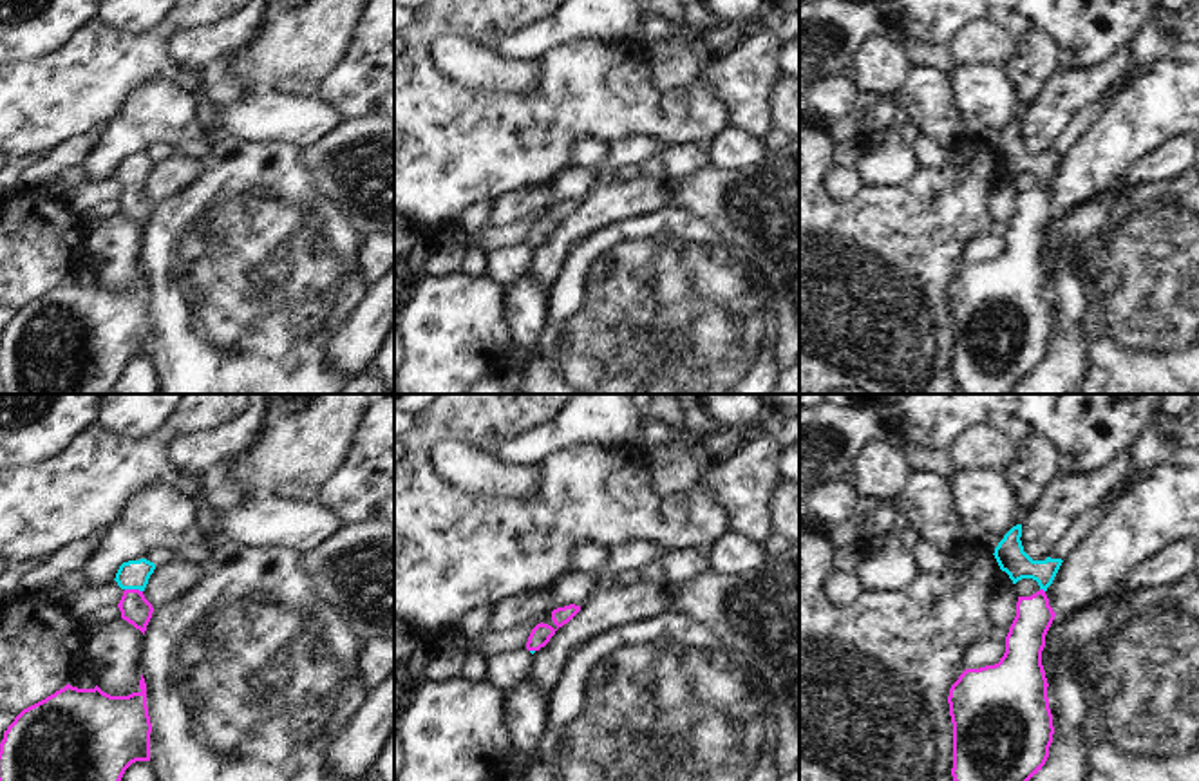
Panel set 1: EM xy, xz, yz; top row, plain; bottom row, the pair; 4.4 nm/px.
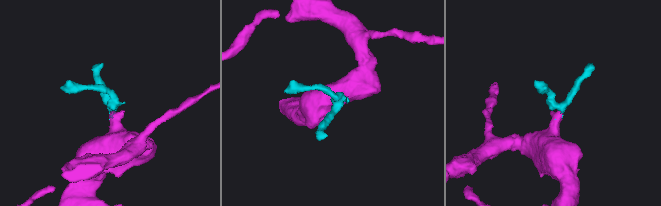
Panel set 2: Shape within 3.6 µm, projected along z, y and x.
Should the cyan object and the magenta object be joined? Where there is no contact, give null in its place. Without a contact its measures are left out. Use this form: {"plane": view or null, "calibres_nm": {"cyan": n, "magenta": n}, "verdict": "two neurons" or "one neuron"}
{"plane": "xy", "calibres_nm": {"cyan": 130, "magenta": 140}, "verdict": "one neuron"}

